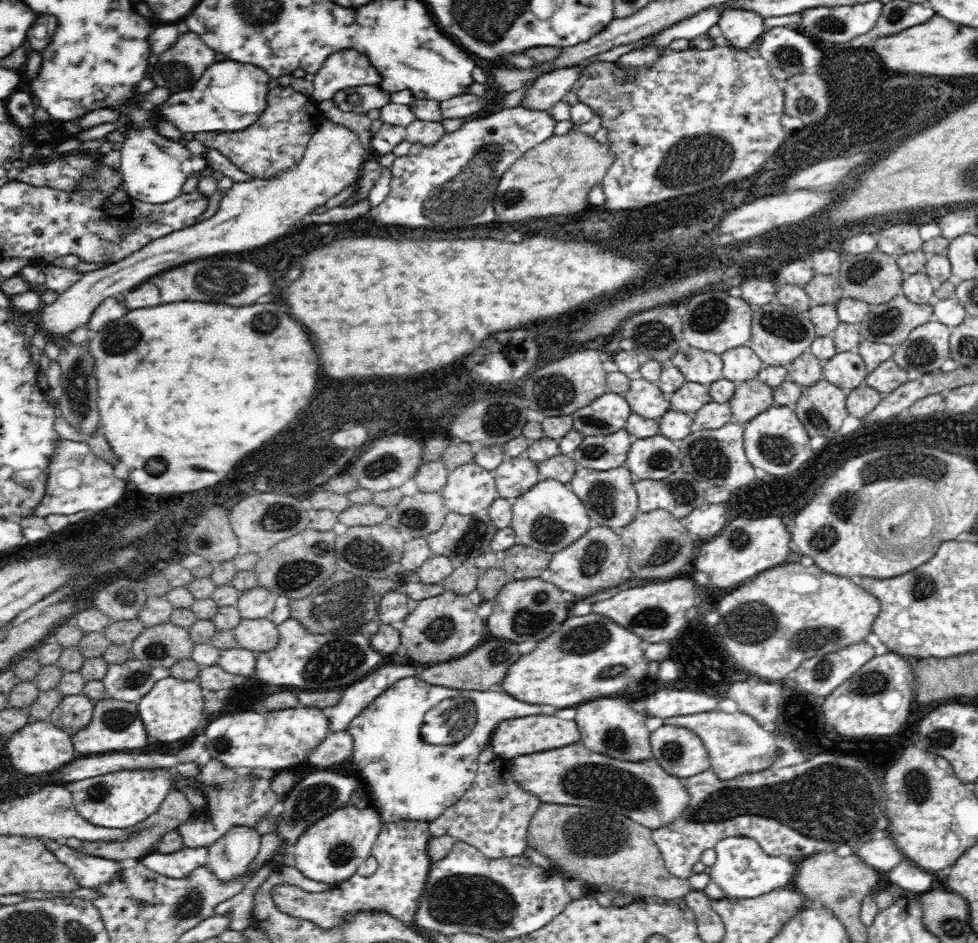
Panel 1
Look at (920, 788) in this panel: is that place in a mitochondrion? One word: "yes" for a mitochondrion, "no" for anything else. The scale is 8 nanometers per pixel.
yes

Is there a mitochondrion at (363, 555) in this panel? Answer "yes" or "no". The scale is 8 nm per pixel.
yes

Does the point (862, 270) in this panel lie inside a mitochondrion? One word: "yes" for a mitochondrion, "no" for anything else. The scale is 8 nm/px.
yes

